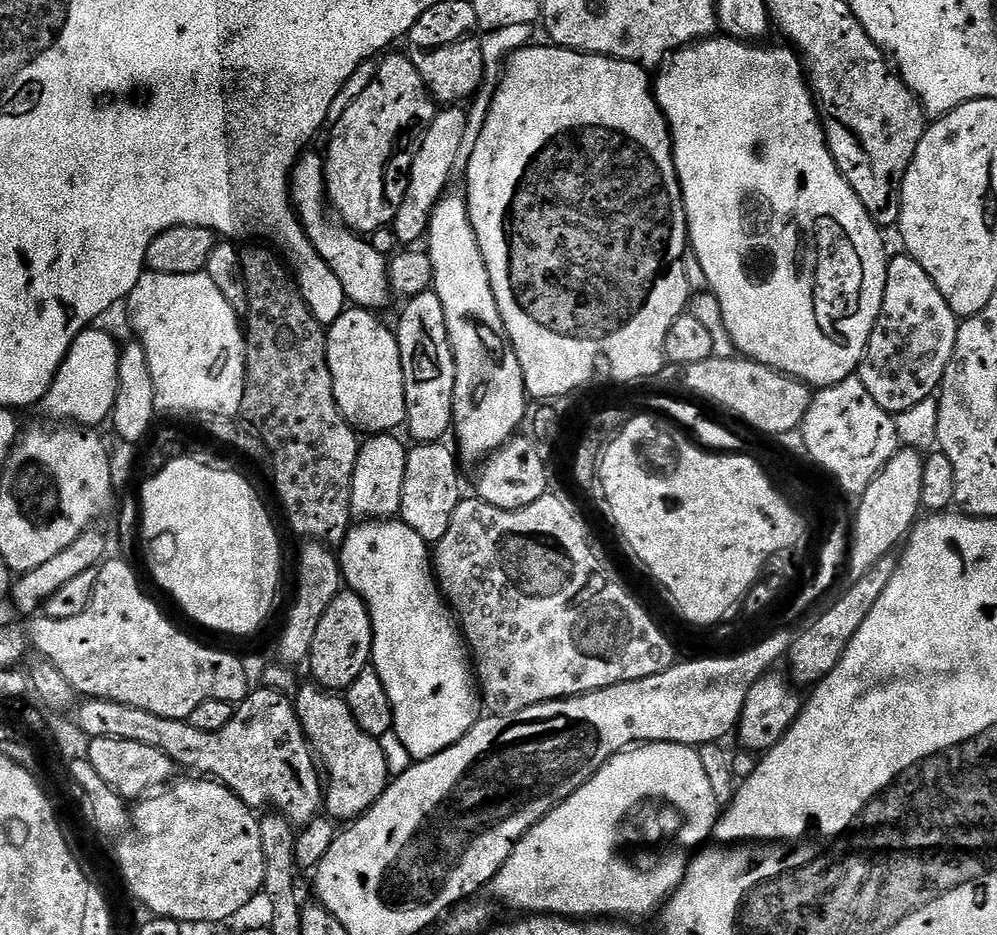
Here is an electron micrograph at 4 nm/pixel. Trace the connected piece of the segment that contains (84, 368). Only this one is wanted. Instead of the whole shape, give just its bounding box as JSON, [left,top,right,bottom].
[42,326,122,426]

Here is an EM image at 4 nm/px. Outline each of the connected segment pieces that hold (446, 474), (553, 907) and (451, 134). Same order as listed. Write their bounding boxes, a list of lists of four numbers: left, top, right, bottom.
[[399,443,460,546],[486,744,718,918],[391,106,468,246]]

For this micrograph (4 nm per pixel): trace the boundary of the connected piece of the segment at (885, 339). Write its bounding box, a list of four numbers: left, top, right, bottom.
[858,254,960,414]

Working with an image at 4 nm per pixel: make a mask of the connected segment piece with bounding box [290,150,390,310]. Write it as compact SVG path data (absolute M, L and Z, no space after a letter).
M312 150L305 151L292 165L290 195L305 234L310 238L314 250L318 250L318 254L326 262L326 266L330 266L330 270L338 274L338 282L342 282L345 297L358 308L381 310L380 308L386 307L388 296L390 297L389 261L378 254L378 250L374 250L374 246L363 235L353 232L351 228L345 228L343 223L337 222L330 215L324 190L324 161L319 155L315 156Z

